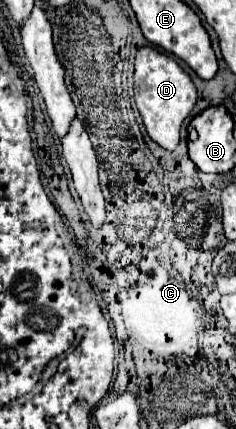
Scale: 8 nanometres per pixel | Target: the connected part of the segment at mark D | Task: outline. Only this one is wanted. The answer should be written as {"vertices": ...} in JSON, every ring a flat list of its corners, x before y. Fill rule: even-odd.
{"vertices":[[146,45,138,49,134,61,134,89,136,89,136,107,142,115,148,137,166,151,174,151,180,141,182,121,196,105,196,87,190,75,166,53,160,53,156,47]]}

